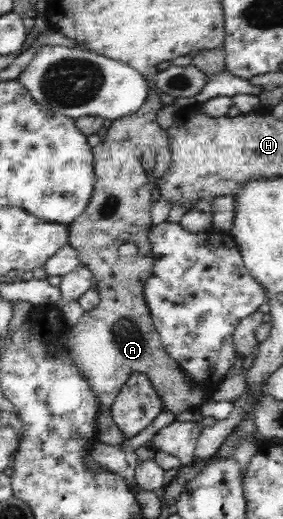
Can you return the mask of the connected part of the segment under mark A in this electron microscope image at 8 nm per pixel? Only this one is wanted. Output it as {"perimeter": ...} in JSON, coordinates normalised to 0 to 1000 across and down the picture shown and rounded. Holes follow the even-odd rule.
{"perimeter":[[[527,166],[516,191],[481,218],[389,237],[367,268],[325,285],[332,362],[311,397],[237,432],[244,470],[279,487],[290,511],[329,526],[339,555],[318,555],[279,576],[300,605],[226,645],[198,649],[170,672],[208,684],[233,672],[237,688],[283,711],[283,721],[350,776],[343,846],[389,859],[431,855],[452,846],[406,819],[392,782],[470,719],[516,723],[572,771],[580,794],[625,800],[703,786],[742,769],[728,750],[678,744],[654,730],[636,701],[583,674],[502,565],[509,541],[530,534],[548,501],[519,459],[534,445],[523,437],[541,395],[530,376],[604,314],[590,256],[551,231],[558,214],[580,204],[551,170]],[[516,287],[558,295],[555,318],[527,335],[502,326],[495,304]],[[452,466],[473,468],[484,484],[435,497],[417,482],[428,470]]]}

